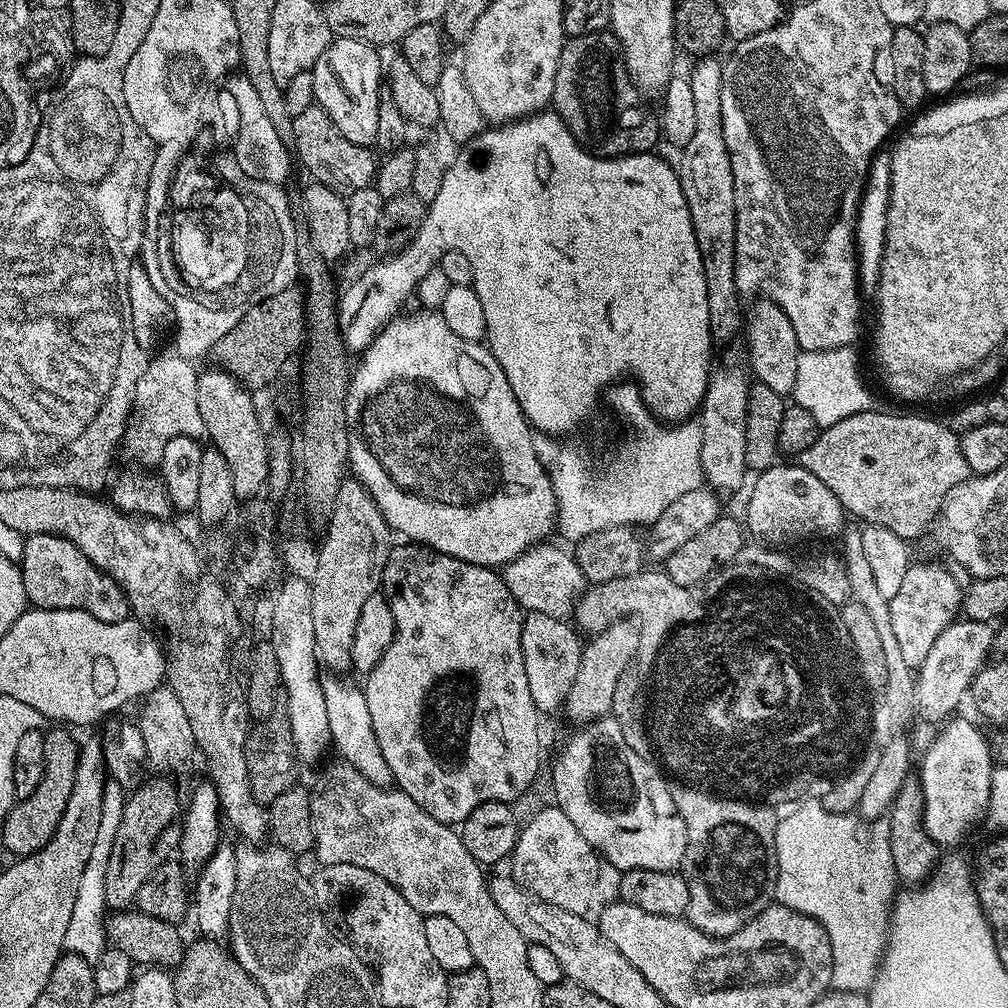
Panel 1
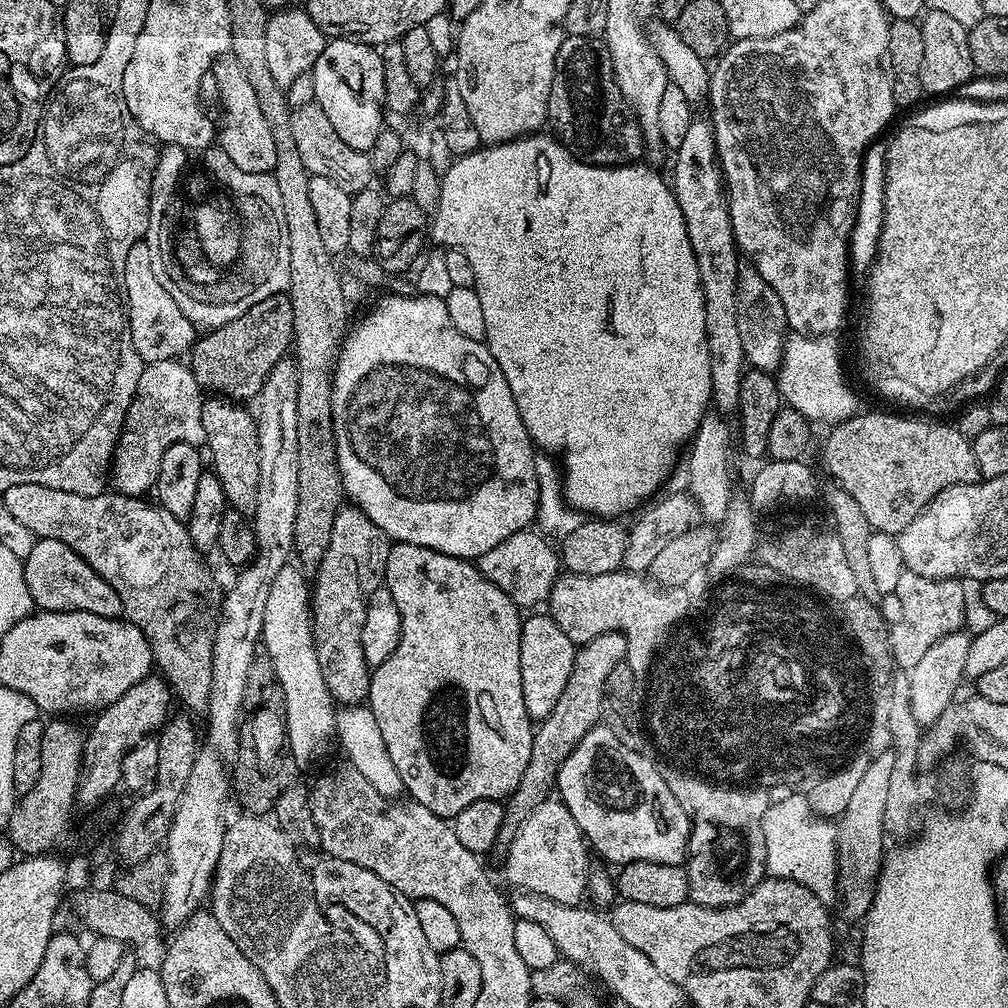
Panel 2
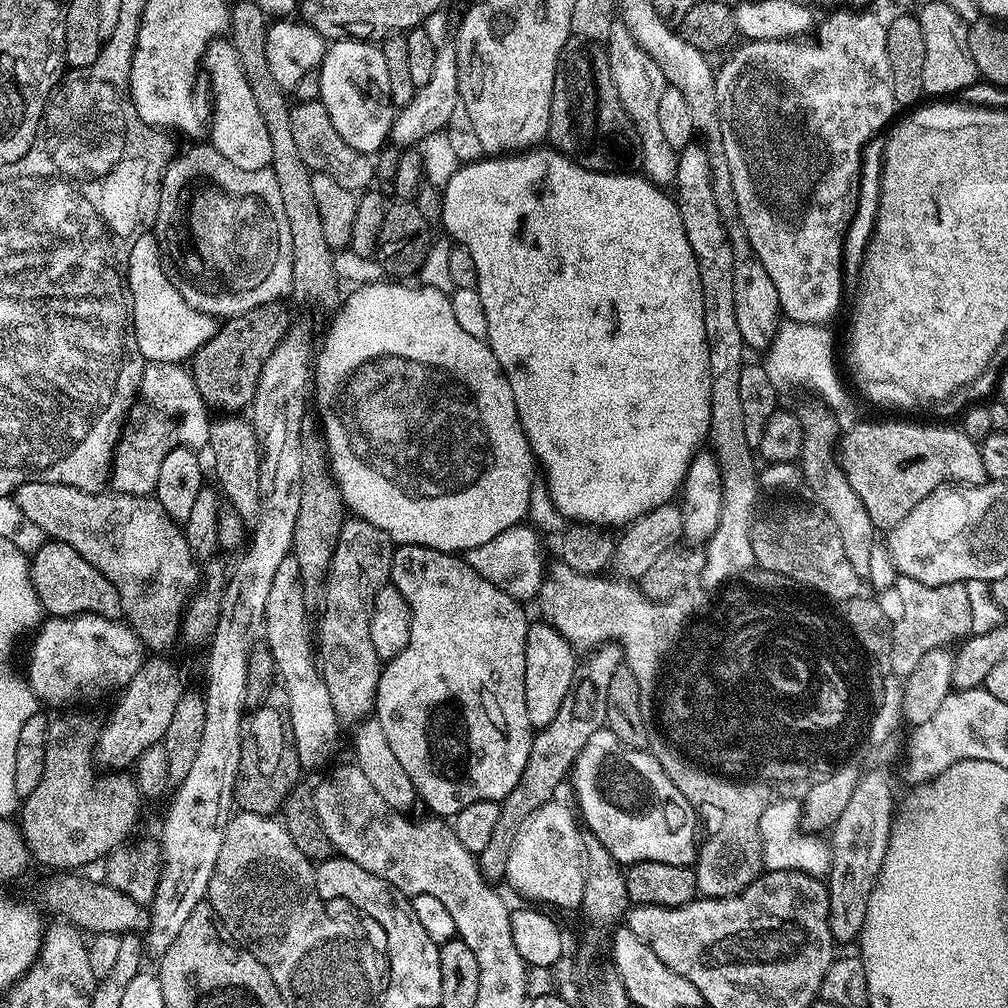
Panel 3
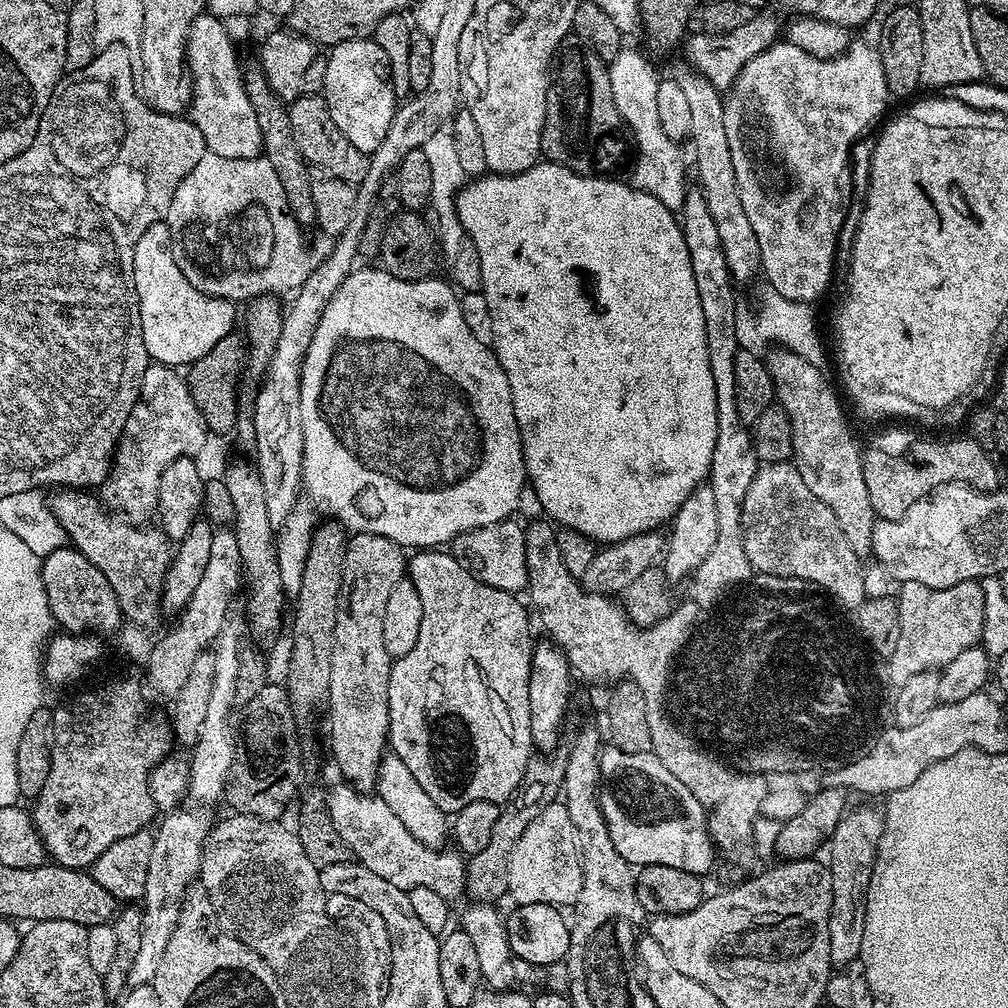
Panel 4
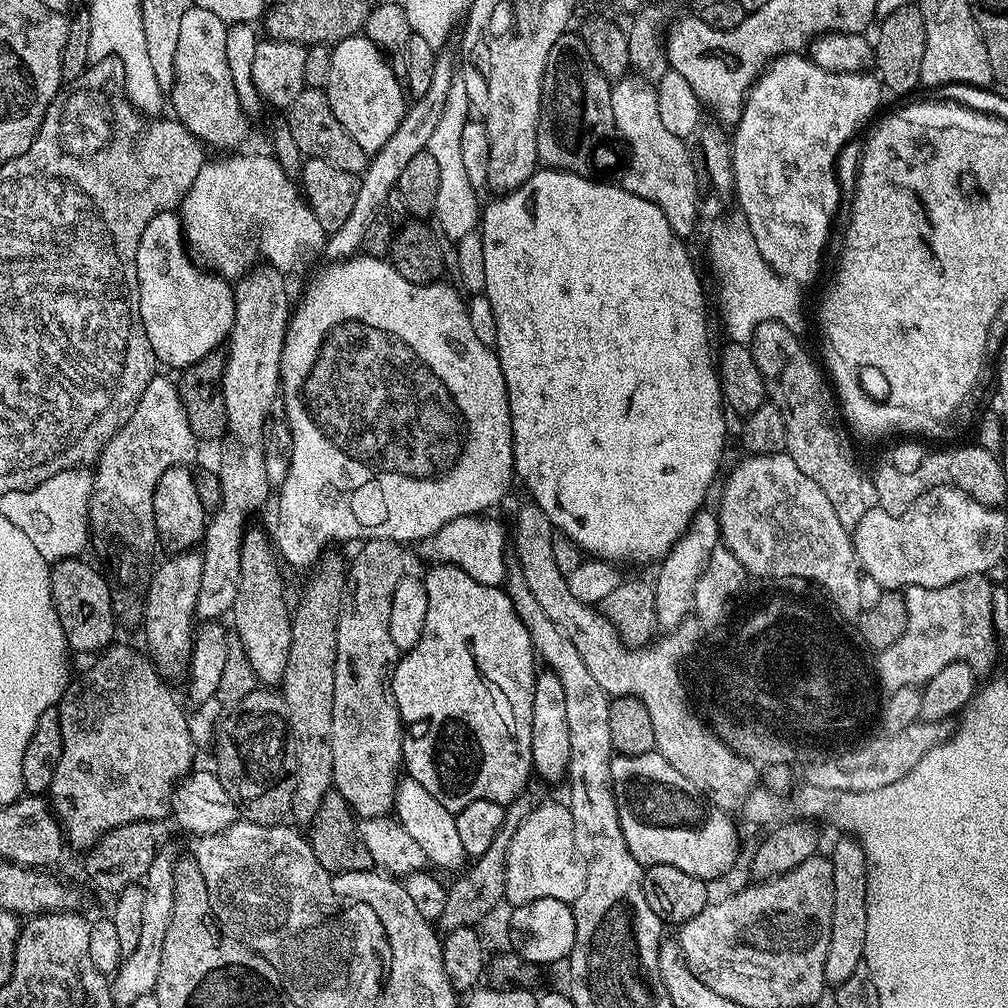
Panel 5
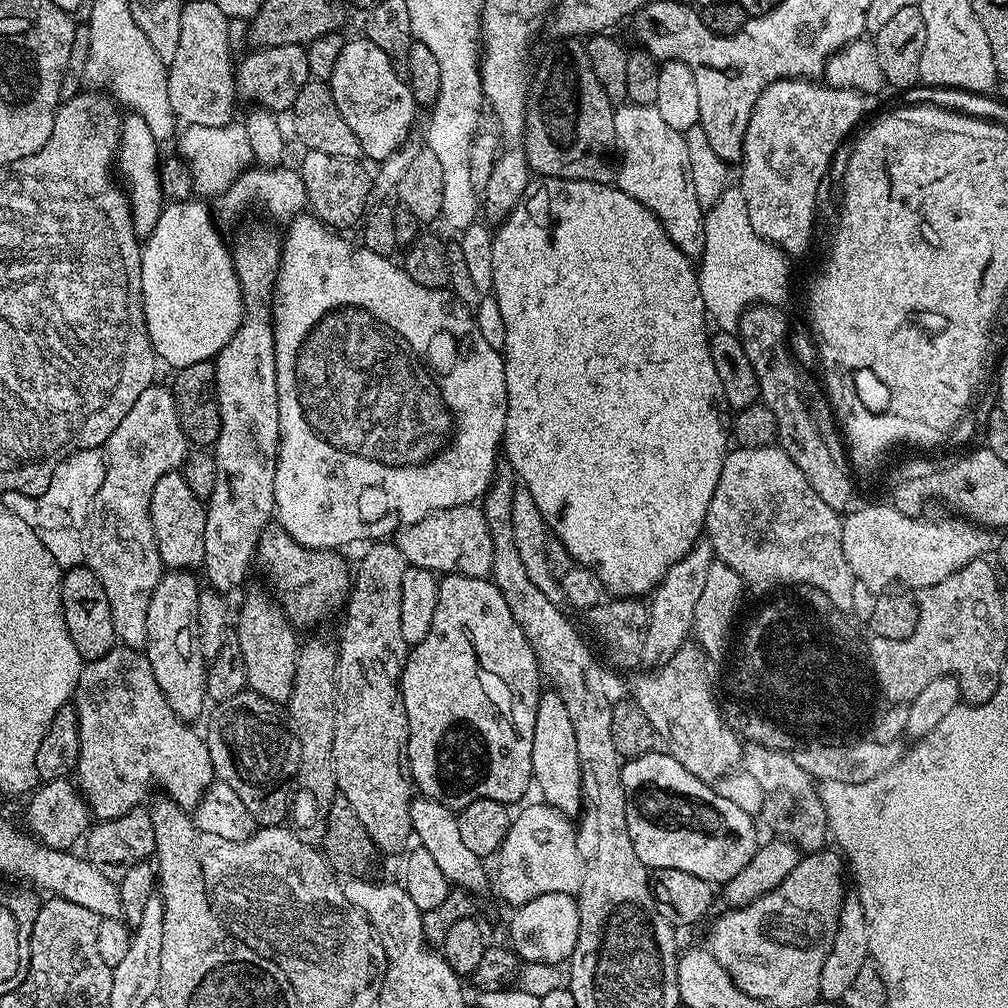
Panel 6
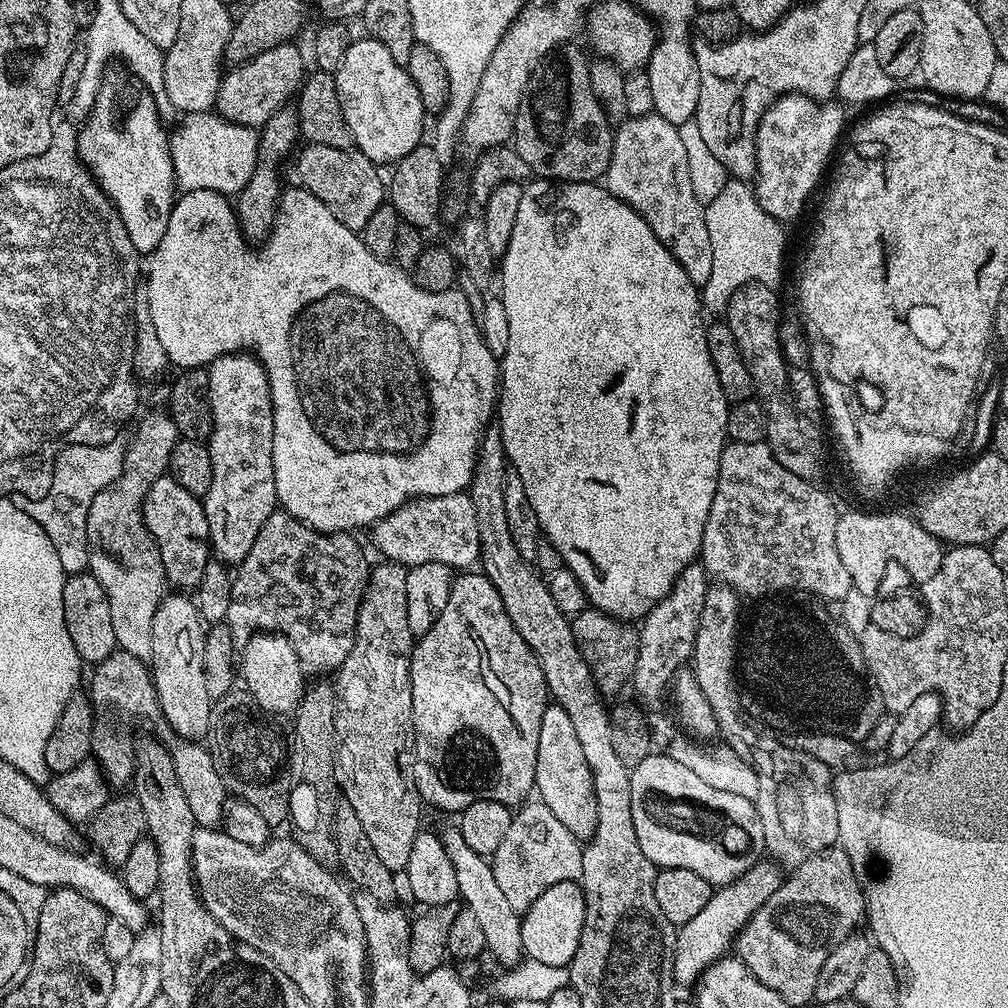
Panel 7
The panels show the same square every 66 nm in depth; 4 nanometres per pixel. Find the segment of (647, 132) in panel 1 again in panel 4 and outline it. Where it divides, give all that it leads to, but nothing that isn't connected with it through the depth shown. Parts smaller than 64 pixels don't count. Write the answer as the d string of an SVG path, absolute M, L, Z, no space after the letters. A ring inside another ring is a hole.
M572 42L557 51L548 81L546 122L542 126L540 150L545 161L561 164L562 167L577 172L579 176L624 178L635 166L636 141L632 139L627 124L618 114L618 106L614 106L614 90L610 90L608 64L593 48Z

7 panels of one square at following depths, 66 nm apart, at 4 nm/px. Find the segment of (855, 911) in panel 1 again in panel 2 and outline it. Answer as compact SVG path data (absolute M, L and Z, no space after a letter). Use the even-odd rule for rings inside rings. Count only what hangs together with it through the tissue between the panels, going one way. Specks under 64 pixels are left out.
M807 796L788 798L770 806L770 810L766 810L764 815L762 834L766 834L766 866L769 877L798 880L801 884L805 884L811 892L815 892L821 900L831 901L831 896L833 899L838 867L838 828L831 819L821 818L813 812Z

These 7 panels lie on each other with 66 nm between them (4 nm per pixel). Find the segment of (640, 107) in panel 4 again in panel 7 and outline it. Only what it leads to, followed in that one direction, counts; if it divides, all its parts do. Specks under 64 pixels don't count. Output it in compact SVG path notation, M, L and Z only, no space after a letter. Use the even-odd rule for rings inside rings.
M655 114L623 121L615 129L610 166L602 180L614 198L646 218L646 226L654 230L658 242L690 274L690 282L702 286L710 279L714 249L710 246L710 230L706 230L705 205L696 199L690 186L689 163L677 125Z

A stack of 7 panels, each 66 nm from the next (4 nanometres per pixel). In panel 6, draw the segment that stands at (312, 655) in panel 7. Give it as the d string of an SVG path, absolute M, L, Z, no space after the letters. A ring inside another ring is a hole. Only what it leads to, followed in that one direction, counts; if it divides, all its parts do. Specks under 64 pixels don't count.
M269 526L264 529L260 536L260 541L256 543L255 563L260 564L260 568L264 571L264 576L268 579L267 587L270 589L271 595L274 597L280 609L284 611L288 621L297 629L312 628L315 624L320 624L323 620L328 620L332 615L339 613L341 609L348 603L348 594L352 590L353 573L350 571L350 564L340 557L339 551L331 548L307 548L298 542L294 542L294 538L290 538L290 534L286 534L286 530L279 526Z

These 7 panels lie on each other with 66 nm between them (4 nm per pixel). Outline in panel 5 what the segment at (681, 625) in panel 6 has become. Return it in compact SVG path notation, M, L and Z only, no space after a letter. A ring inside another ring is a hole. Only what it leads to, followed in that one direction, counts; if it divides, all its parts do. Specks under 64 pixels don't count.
M701 510L693 516L690 526L678 538L676 545L659 561L654 579L654 606L656 622L661 629L674 630L687 618L693 615L694 586L698 586L698 578L702 578L702 570L706 570L706 562L710 562L710 554L721 547L720 520L715 511Z

